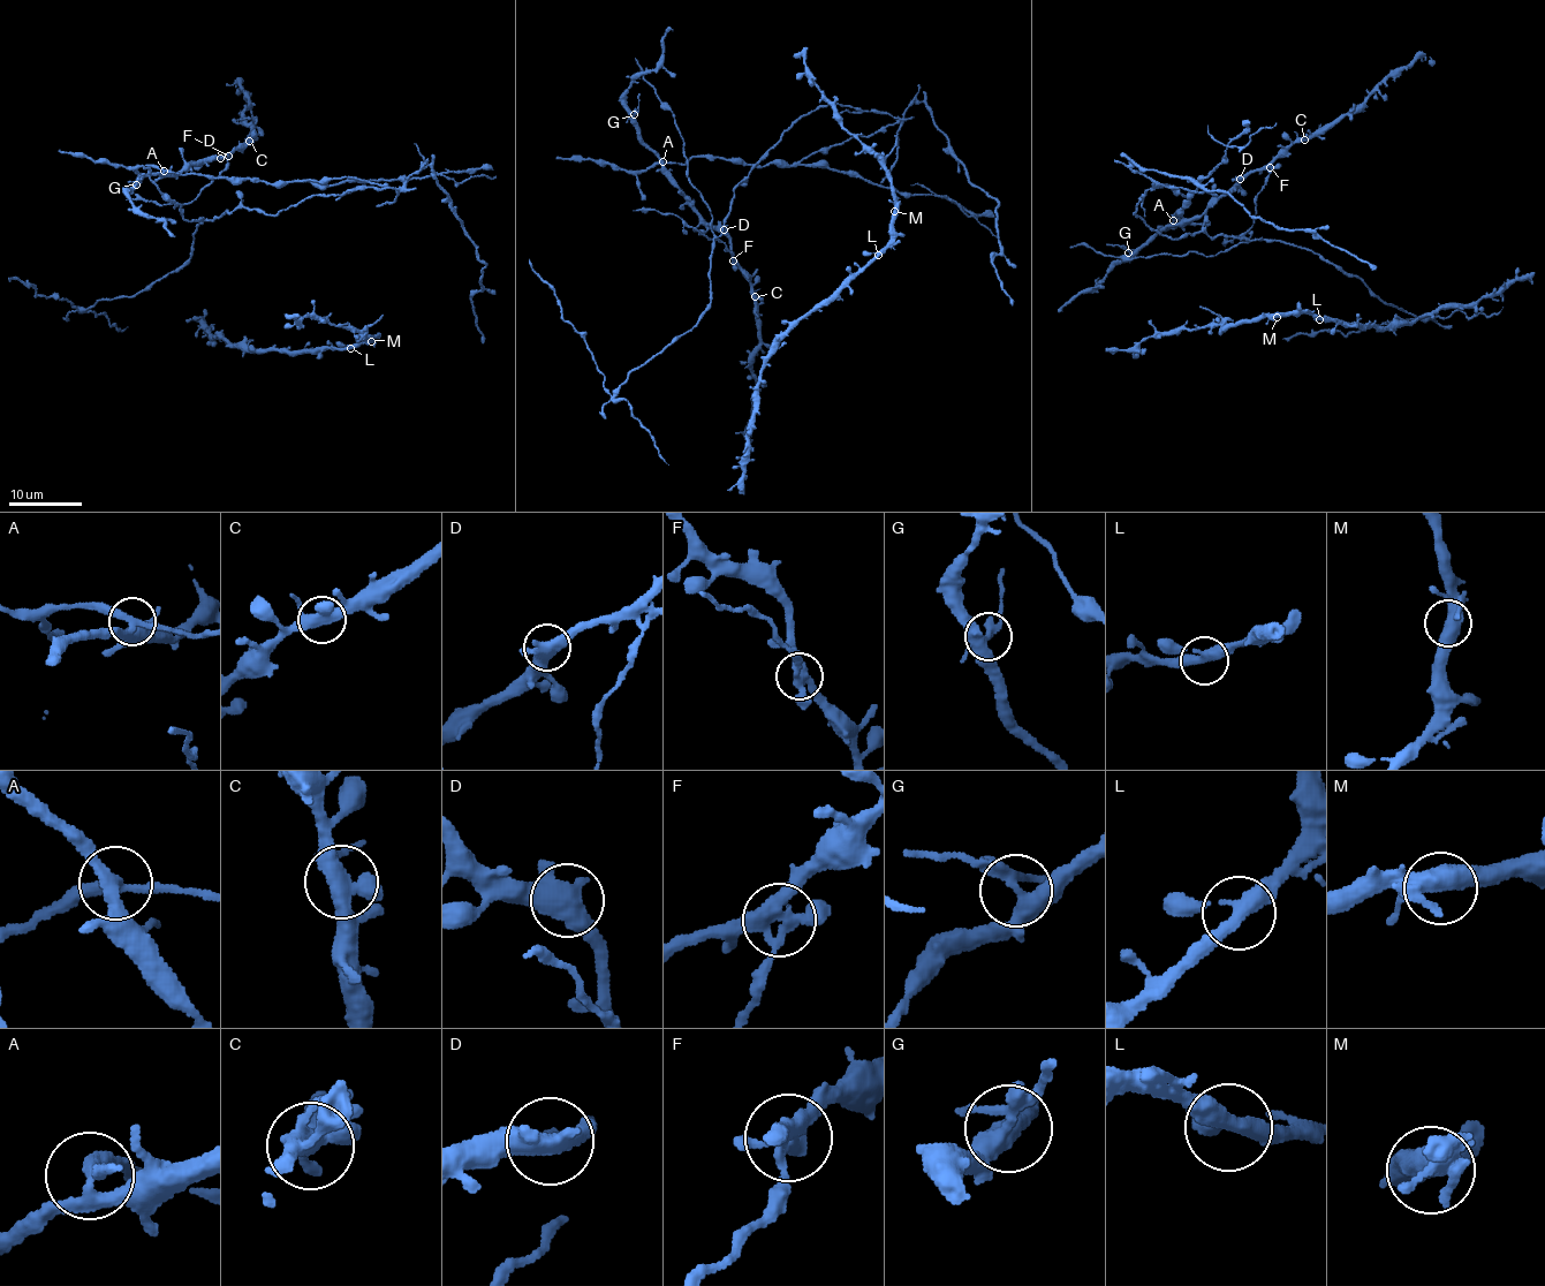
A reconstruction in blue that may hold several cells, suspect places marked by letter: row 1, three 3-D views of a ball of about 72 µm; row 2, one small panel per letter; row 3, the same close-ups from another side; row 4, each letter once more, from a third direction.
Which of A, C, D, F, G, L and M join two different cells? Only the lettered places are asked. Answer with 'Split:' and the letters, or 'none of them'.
Split: A, F, G

